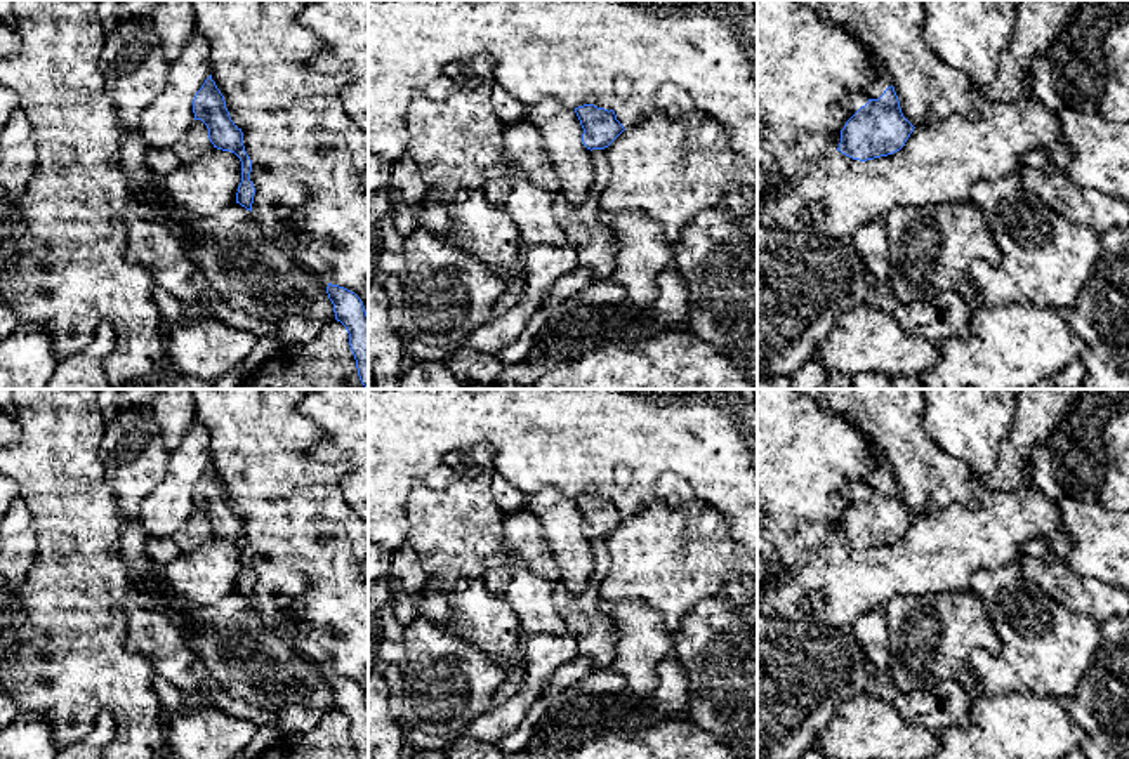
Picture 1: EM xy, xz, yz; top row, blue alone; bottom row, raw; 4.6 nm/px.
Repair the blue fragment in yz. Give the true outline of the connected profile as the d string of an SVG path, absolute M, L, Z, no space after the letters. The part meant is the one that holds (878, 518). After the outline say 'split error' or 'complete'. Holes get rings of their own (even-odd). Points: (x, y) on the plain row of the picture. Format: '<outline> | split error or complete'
M860 427L856 431L874 462L867 476L870 488L846 511L837 540L867 551L900 540L915 516L901 502L886 453Z | split error

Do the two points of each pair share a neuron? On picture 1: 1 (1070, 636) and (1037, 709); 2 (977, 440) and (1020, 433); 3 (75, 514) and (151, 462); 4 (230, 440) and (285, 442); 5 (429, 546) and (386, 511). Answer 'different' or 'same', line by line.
1: different
2: different
3: different
4: same
5: different

